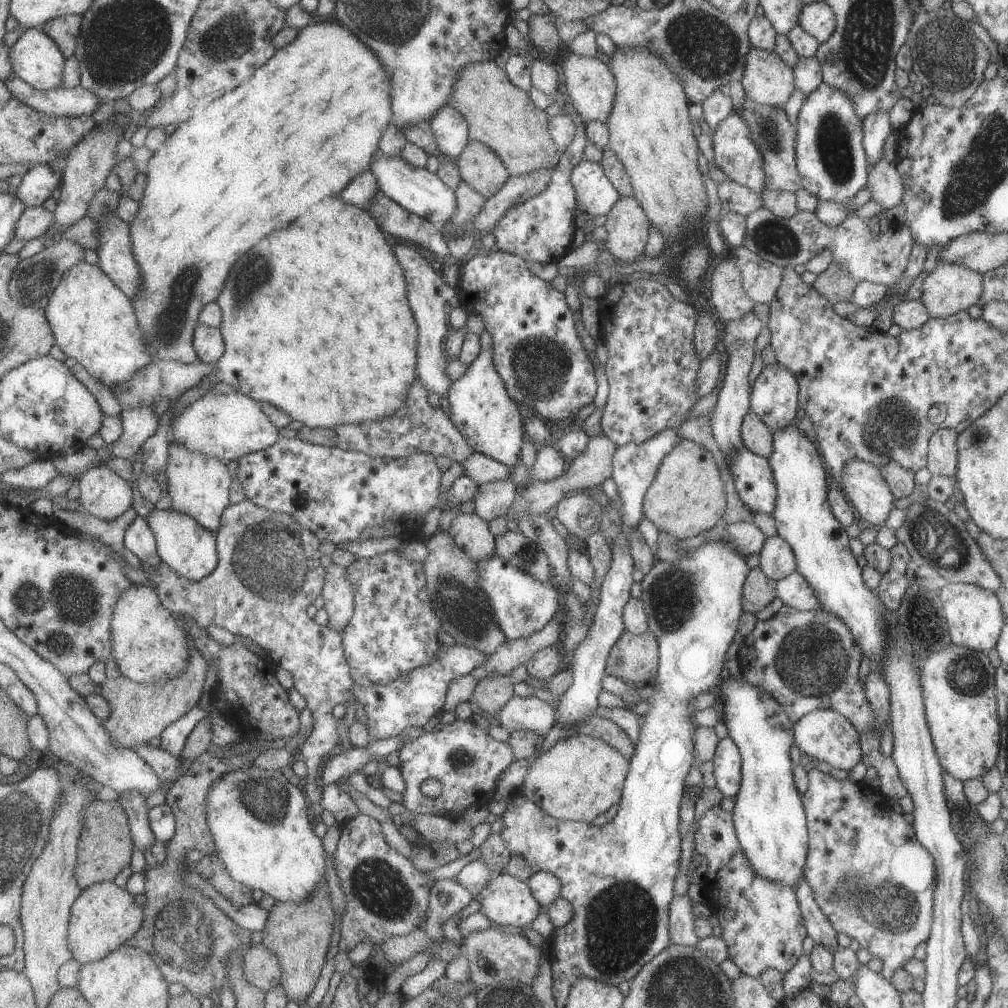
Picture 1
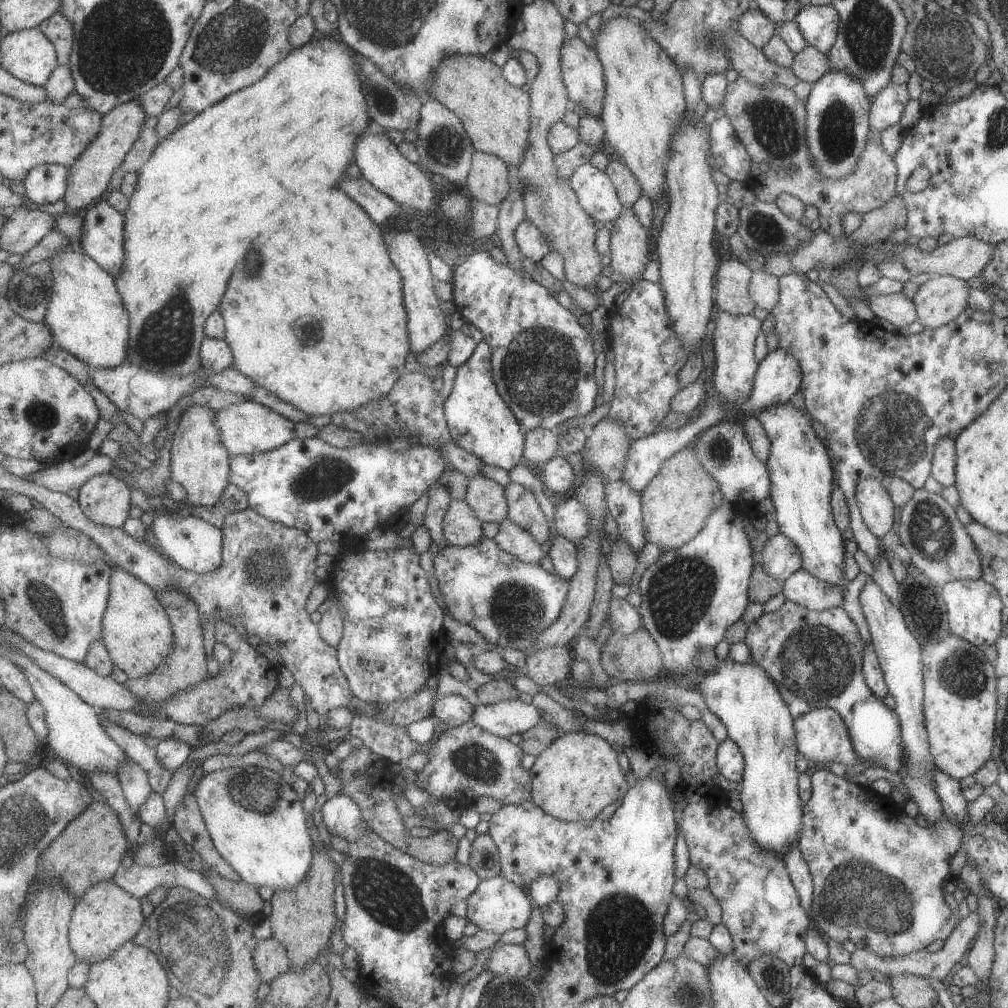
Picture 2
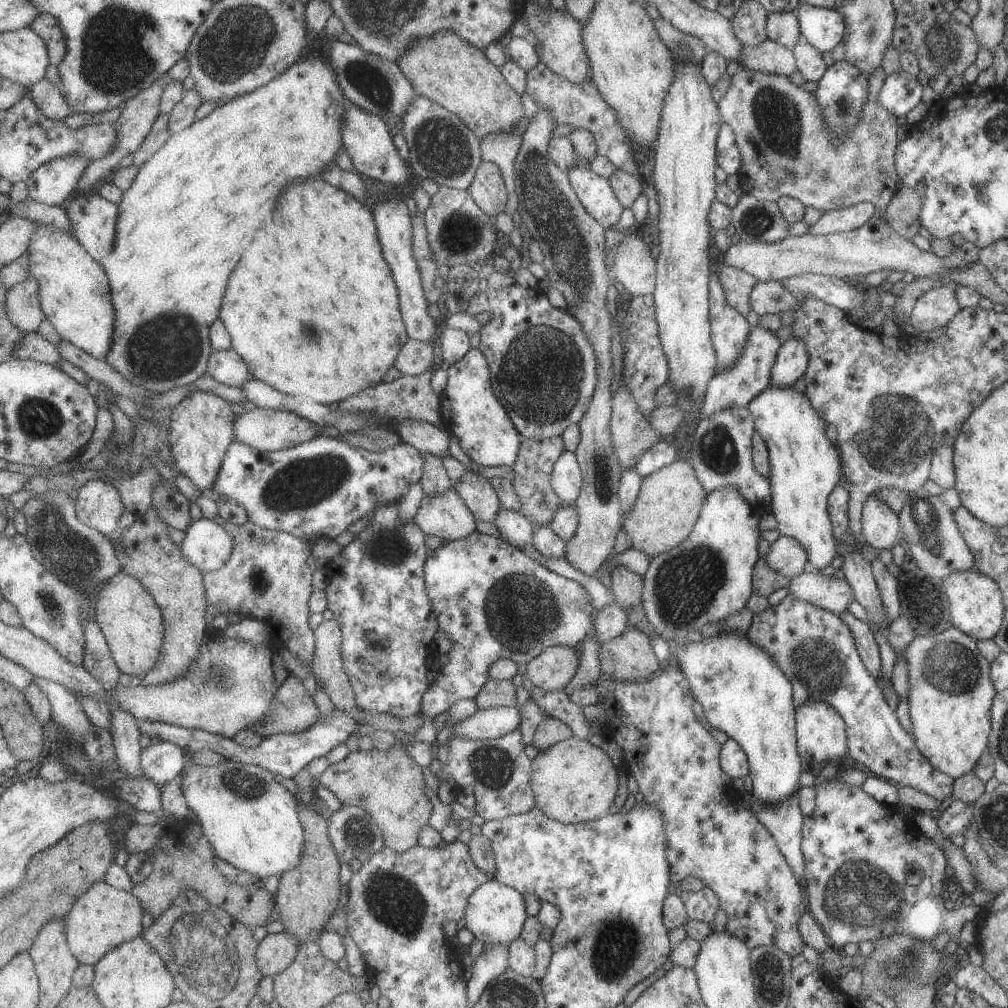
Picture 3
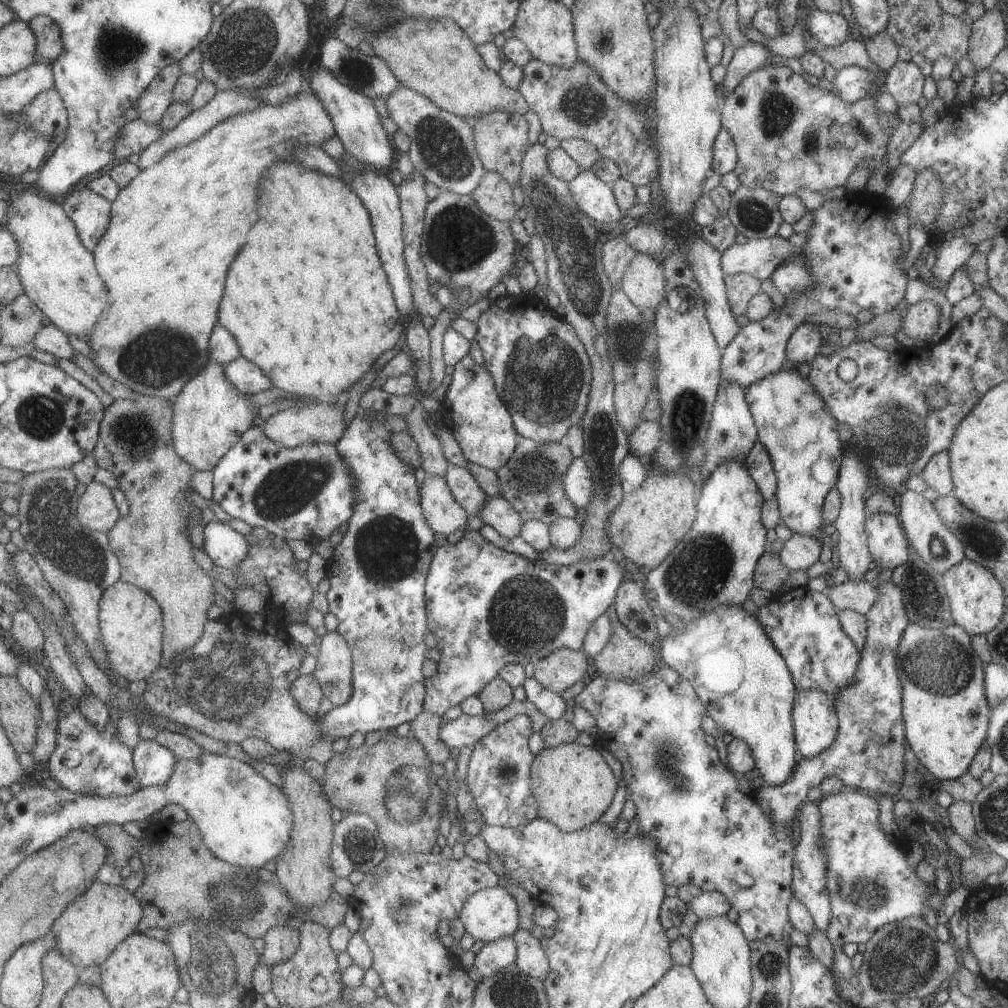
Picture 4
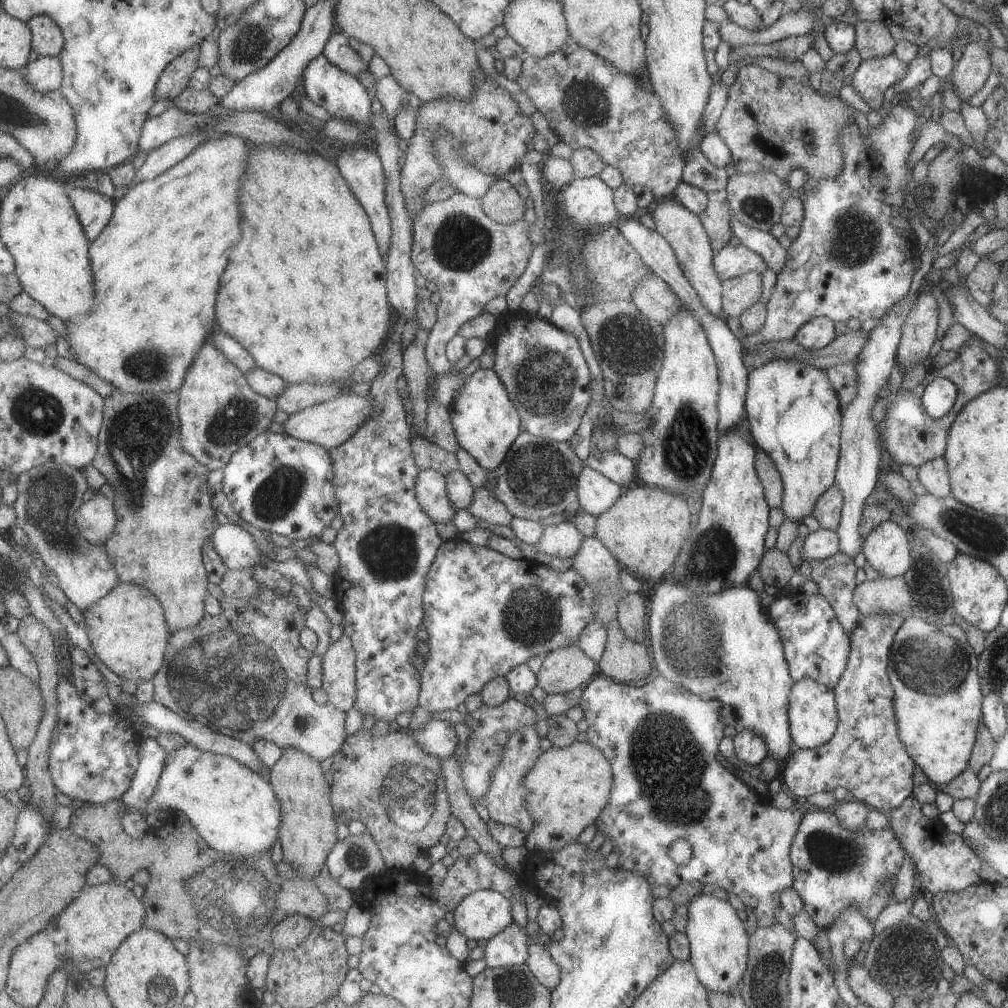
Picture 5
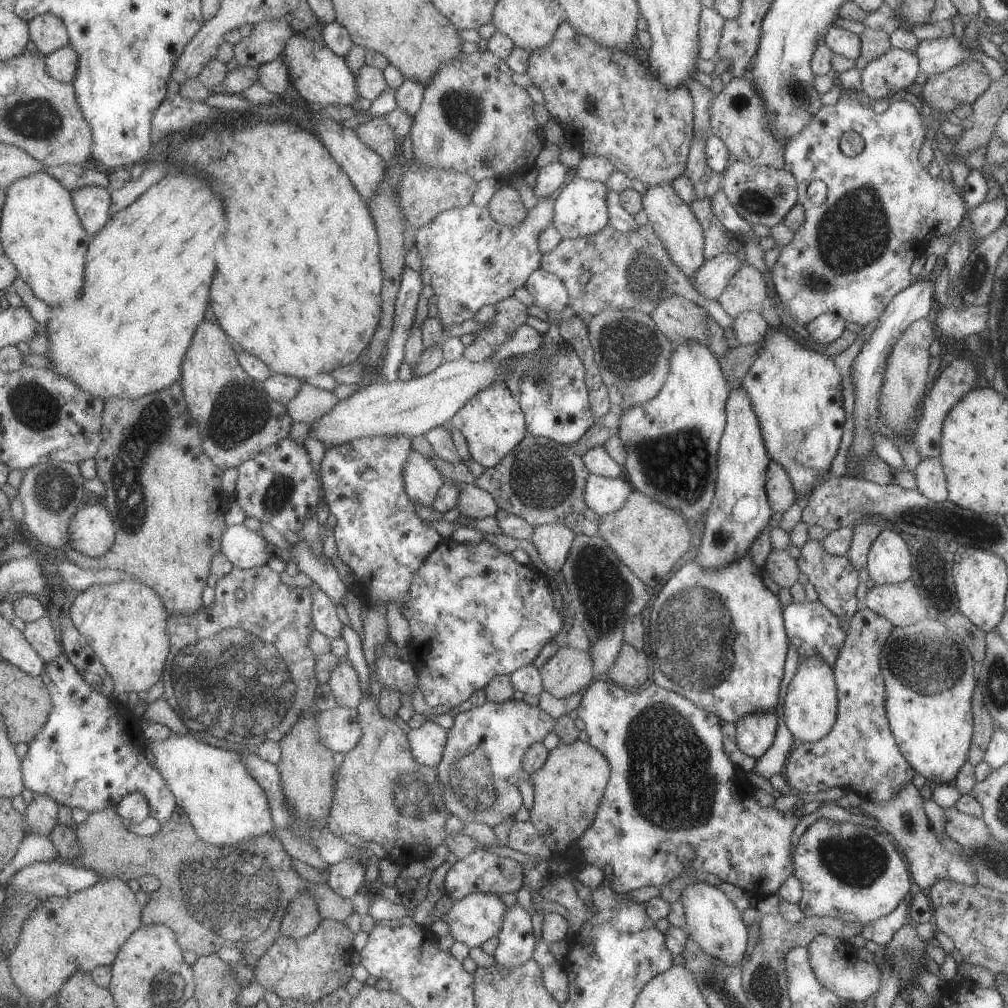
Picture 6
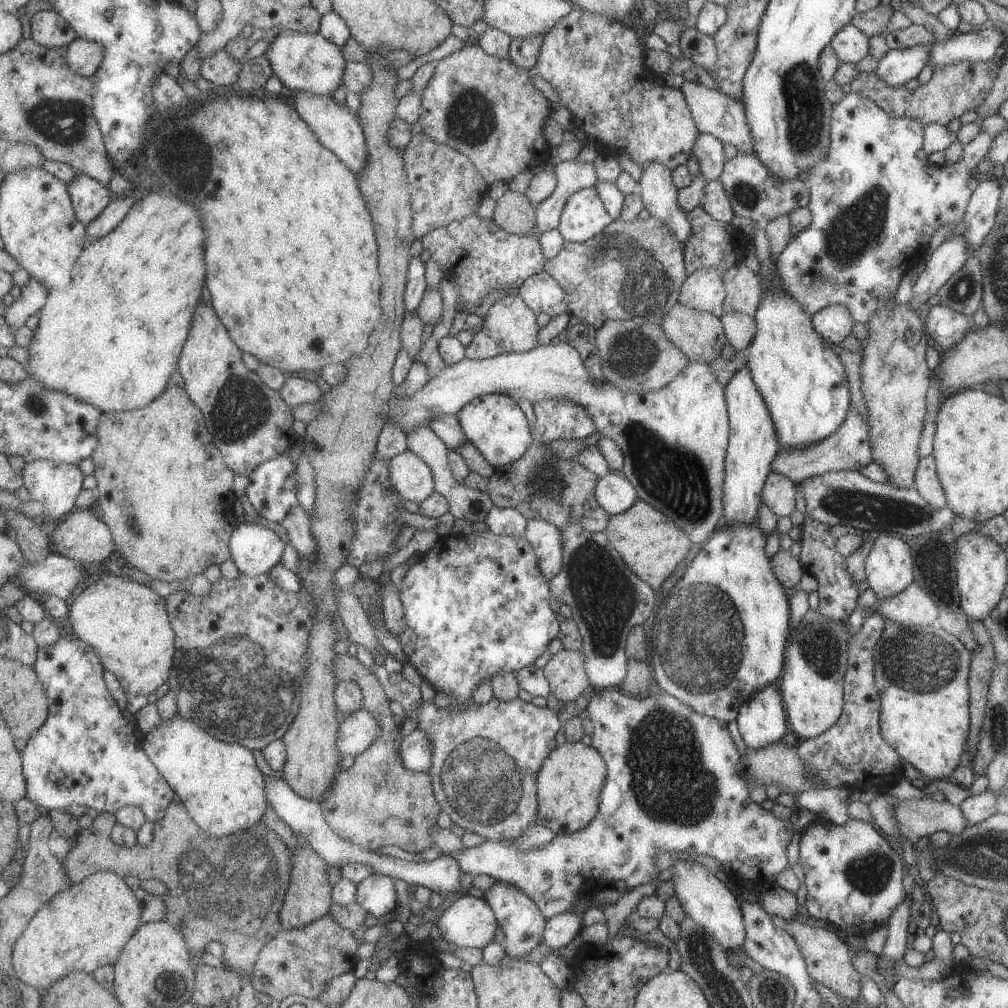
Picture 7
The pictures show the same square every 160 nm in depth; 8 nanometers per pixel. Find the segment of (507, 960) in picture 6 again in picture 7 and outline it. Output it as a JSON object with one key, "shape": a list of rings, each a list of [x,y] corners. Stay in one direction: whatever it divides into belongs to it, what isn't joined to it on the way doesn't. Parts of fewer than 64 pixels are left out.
{"shape":[[[500,881],[491,884],[491,887],[487,888],[487,891],[483,894],[483,899],[491,908],[499,930],[503,932],[501,946],[507,958],[523,958],[525,954],[529,954],[533,948],[536,948],[542,942],[541,932],[545,927],[546,919],[541,915],[531,898],[528,898],[515,886]]]}

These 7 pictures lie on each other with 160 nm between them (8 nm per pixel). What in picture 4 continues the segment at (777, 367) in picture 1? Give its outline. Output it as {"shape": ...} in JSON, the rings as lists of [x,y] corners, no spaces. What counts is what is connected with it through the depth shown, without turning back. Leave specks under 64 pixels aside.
{"shape":[[[801,323],[791,333],[785,347],[787,366],[794,368],[794,364],[813,362],[819,352],[819,346],[825,343],[825,337],[819,333],[819,328],[814,323]]]}

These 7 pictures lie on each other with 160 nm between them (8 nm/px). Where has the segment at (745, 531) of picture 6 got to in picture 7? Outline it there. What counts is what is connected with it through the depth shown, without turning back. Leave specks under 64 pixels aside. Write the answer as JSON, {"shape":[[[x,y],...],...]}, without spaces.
{"shape":[[[747,366],[737,370],[723,387],[728,413],[729,435],[723,460],[723,496],[721,496],[721,524],[753,524],[761,504],[762,489],[781,447],[769,412],[751,380]]]}

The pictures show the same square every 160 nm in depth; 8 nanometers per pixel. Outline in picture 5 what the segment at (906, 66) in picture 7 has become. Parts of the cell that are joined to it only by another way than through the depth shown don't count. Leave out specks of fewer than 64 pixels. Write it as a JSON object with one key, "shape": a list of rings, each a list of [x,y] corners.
{"shape":[[[894,53],[861,61],[847,81],[871,109],[882,106],[883,92],[900,81],[908,70]]]}

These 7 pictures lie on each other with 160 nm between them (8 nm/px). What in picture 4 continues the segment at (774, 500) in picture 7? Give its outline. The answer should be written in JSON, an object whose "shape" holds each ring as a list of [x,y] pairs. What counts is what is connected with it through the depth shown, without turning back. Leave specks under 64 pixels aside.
{"shape":[[[758,440],[755,441],[755,444],[747,453],[743,463],[764,500],[773,499],[776,489],[776,474],[774,473],[768,452]]]}

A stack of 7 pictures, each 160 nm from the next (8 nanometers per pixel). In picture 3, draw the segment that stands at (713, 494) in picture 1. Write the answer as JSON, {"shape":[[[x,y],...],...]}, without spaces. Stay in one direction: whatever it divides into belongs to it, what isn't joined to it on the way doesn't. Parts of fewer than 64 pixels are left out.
{"shape":[[[677,458],[671,464],[661,467],[642,478],[632,509],[620,520],[621,529],[629,537],[631,547],[644,552],[650,560],[658,554],[667,552],[670,548],[677,546],[690,533],[693,523],[697,520],[705,495],[706,492],[699,484],[690,463]]]}

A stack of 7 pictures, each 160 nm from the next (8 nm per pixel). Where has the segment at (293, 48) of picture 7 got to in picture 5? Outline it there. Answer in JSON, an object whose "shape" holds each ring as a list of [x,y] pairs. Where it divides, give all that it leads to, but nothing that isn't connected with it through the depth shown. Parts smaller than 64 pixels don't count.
{"shape":[[[321,53],[307,65],[303,77],[307,96],[327,110],[331,116],[338,119],[351,119],[372,128],[373,110],[371,110],[371,104],[373,104],[373,98],[357,75],[341,70],[324,53]]]}

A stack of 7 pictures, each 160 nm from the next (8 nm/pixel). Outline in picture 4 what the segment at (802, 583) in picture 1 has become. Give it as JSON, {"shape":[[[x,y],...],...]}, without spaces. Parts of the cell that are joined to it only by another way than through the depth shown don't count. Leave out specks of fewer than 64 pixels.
{"shape":[[[851,579],[832,587],[826,587],[824,594],[836,608],[836,612],[849,609],[864,615],[878,597],[878,588],[875,582]]]}

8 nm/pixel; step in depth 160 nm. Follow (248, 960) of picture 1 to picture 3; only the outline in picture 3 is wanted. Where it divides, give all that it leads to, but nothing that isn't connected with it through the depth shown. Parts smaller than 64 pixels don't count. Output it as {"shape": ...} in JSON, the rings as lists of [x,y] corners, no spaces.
{"shape":[[[286,930],[270,933],[261,942],[257,958],[265,977],[275,978],[287,970],[300,951],[300,940]]]}

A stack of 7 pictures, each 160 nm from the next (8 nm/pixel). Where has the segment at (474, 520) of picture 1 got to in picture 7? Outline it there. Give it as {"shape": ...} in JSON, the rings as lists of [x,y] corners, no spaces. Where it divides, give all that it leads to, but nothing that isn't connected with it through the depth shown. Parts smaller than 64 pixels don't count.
{"shape":[[[411,450],[393,458],[390,470],[395,489],[406,500],[419,504],[434,493],[429,466]]]}

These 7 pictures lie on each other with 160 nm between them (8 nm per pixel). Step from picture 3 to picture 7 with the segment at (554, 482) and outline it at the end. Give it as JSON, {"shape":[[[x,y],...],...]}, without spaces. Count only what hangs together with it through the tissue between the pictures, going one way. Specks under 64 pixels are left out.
{"shape":[[[610,471],[606,476],[595,480],[593,496],[600,508],[609,515],[619,515],[632,507],[637,499],[633,486],[621,472]]]}

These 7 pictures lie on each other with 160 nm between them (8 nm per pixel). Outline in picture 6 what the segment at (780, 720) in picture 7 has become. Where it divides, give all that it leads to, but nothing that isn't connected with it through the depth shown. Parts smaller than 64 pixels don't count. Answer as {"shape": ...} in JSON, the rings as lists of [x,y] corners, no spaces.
{"shape":[[[755,711],[734,722],[736,746],[745,755],[759,758],[774,739],[777,720],[775,711]]]}

